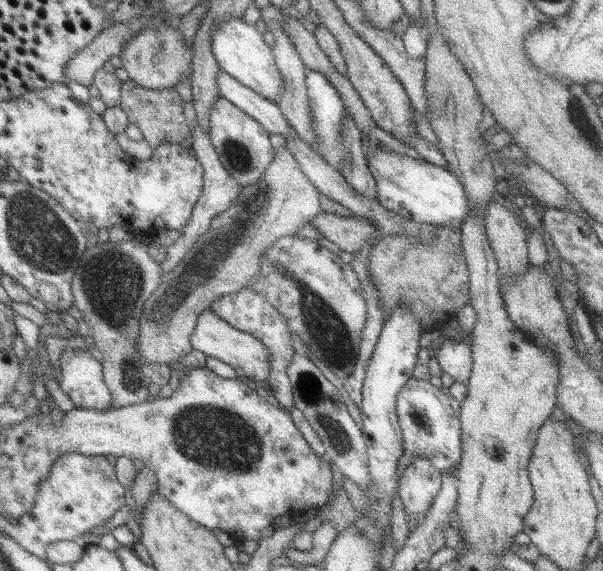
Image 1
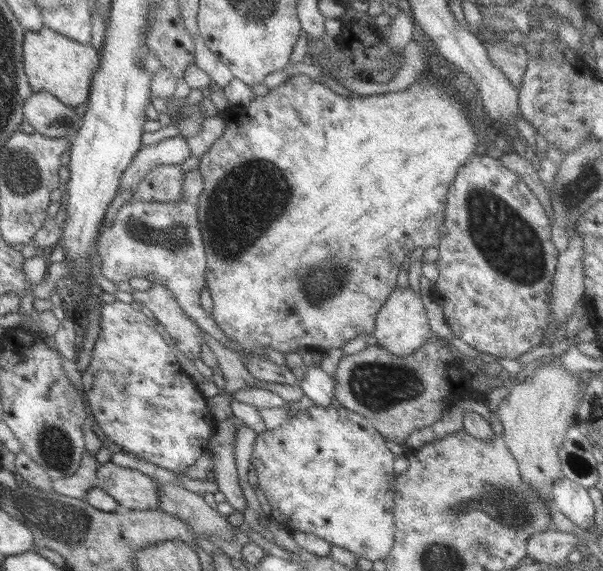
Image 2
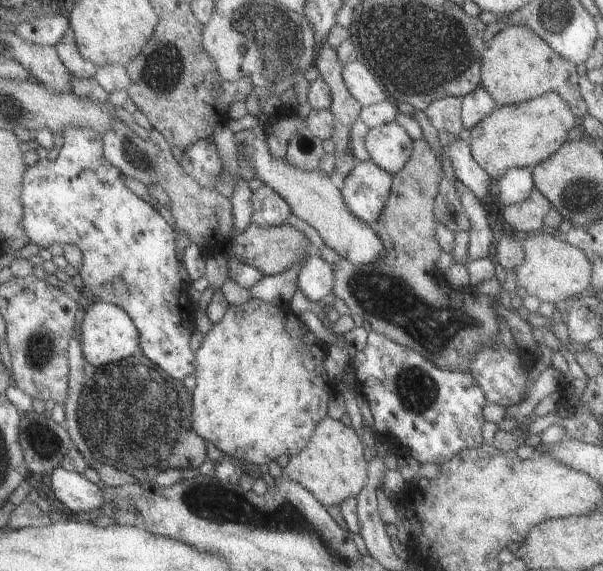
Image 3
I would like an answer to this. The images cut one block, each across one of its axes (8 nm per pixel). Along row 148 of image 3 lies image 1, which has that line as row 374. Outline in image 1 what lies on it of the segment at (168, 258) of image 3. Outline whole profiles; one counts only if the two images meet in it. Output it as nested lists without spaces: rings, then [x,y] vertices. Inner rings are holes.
[[[68,348],[60,356],[60,388],[70,397],[76,409],[105,411],[111,406],[111,392],[103,379],[103,366],[87,350]]]

